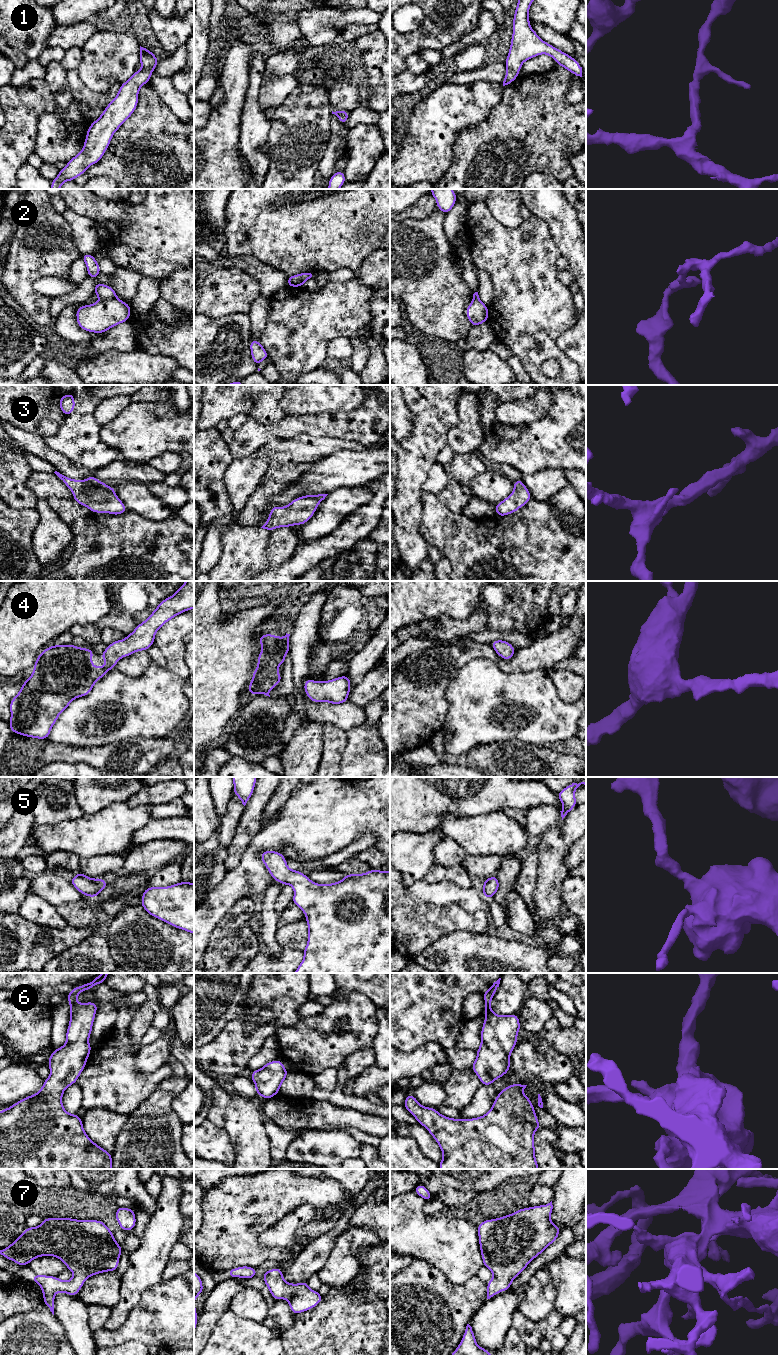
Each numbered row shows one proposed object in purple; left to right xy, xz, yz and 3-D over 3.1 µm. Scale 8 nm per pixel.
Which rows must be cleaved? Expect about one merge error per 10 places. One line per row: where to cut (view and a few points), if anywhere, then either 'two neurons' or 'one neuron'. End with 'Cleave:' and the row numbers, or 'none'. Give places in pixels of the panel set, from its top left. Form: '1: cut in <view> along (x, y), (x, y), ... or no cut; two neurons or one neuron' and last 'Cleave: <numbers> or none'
1: no cut; one neuron
2: cut in xy along (116, 296), (110, 300), (102, 300); two neurons
3: no cut; one neuron
4: no cut; one neuron
5: no cut; one neuron
6: no cut; one neuron
7: no cut; one neuron
Cleave: 2

